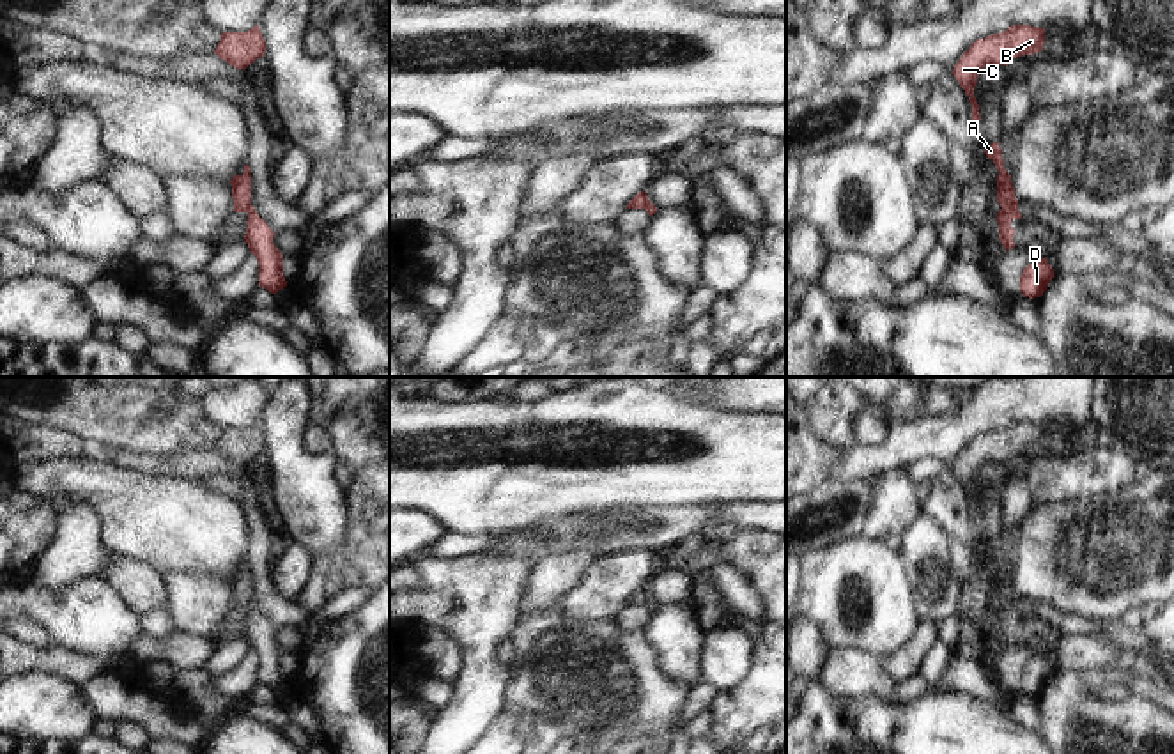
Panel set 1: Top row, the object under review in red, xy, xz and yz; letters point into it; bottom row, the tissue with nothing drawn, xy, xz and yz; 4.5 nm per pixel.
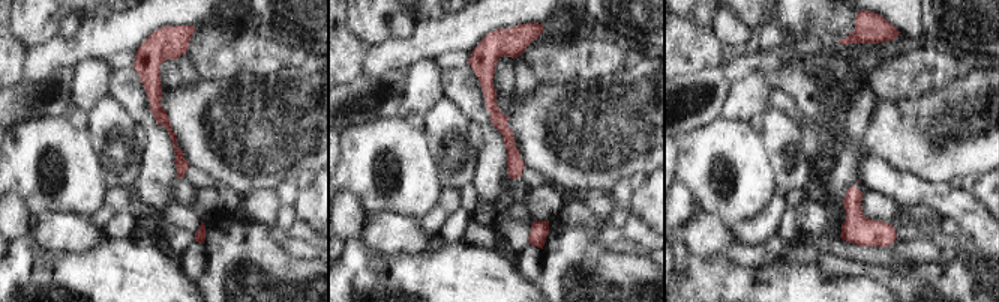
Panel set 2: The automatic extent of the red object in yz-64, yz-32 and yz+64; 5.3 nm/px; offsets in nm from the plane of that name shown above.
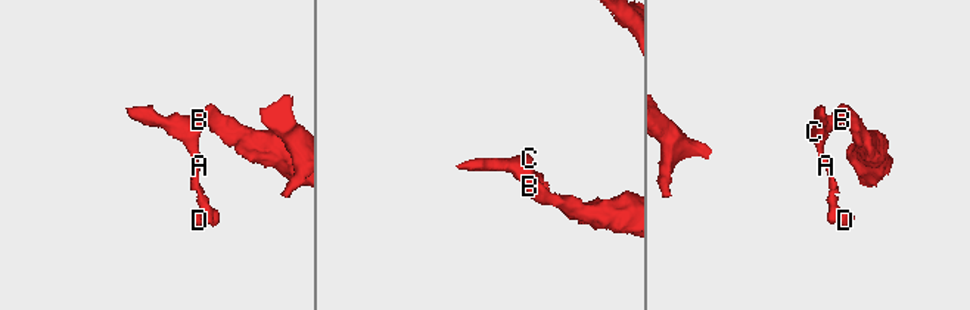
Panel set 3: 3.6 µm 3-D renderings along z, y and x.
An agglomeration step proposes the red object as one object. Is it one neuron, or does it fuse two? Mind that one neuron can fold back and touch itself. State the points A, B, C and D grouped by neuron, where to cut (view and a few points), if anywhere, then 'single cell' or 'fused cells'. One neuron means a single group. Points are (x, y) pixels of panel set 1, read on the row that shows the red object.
A B C / D; cut in yz along (1017, 200), (1003, 207); fused cells

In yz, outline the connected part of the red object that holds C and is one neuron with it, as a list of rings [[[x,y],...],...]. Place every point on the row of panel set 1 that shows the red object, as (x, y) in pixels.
[[[1011,25],[1000,34],[992,34],[985,39],[977,39],[962,55],[953,69],[953,76],[969,96],[972,104],[972,126],[979,126],[979,104],[974,97],[974,87],[981,69],[988,64],[1008,65],[1013,58],[1022,55],[1039,53],[1045,44],[1045,28],[1031,25]]]

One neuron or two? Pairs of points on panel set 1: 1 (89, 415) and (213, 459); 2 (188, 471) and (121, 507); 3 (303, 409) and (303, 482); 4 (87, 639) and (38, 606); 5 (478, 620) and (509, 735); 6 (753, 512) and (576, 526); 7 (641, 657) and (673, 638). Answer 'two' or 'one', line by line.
1: two
2: two
3: one
4: one
5: two
6: one
7: two

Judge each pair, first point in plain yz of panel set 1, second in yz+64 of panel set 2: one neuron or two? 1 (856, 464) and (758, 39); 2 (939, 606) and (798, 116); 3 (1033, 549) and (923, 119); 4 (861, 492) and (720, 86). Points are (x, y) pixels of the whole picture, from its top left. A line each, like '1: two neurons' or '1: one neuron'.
1: one neuron
2: two neurons
3: one neuron
4: one neuron

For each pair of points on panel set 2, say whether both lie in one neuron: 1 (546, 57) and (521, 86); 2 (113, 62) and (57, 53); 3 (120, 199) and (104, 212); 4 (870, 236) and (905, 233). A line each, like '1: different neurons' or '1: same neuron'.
1: different neurons
2: different neurons
3: same neuron
4: same neuron

